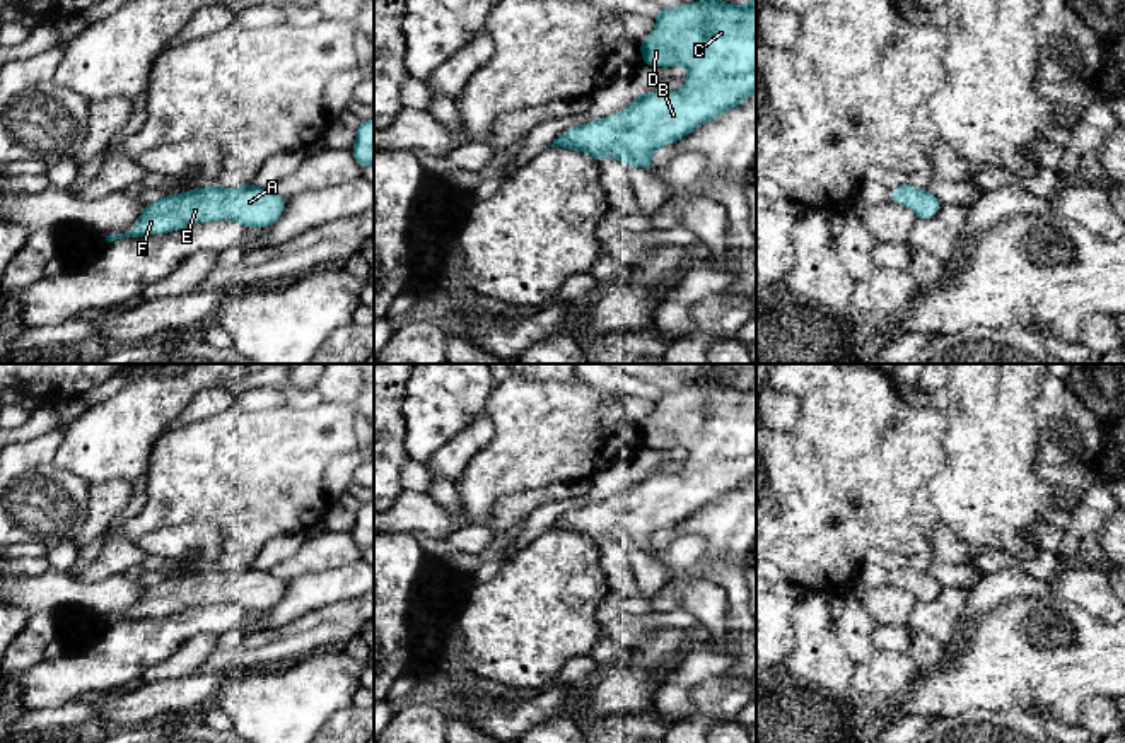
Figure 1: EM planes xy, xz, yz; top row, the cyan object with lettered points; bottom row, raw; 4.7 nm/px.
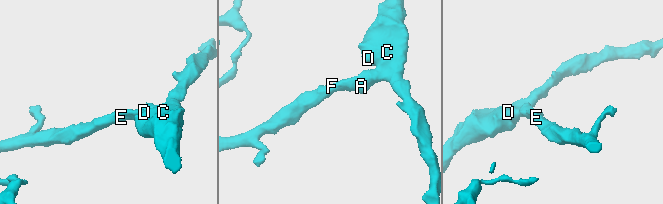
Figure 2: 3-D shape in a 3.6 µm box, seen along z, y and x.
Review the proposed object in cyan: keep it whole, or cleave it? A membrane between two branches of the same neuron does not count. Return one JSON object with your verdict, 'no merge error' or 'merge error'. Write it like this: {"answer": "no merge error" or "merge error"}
{"answer": "no merge error"}

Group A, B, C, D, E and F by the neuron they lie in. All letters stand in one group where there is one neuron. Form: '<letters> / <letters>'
A B C D E F

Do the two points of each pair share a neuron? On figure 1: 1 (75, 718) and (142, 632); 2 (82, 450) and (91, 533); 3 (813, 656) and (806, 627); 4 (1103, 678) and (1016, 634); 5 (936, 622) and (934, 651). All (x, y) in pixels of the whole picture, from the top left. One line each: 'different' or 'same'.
1: different
2: different
3: same
4: same
5: different

